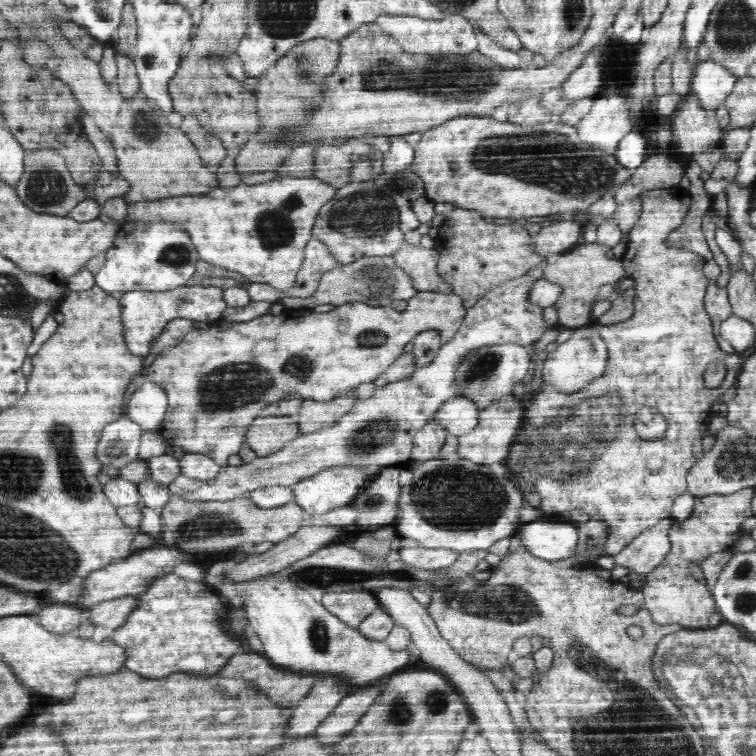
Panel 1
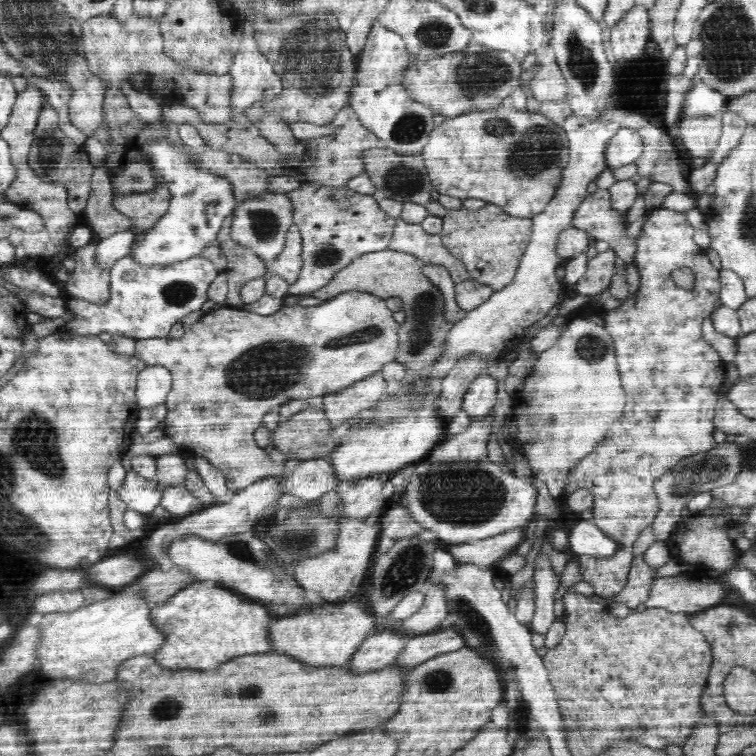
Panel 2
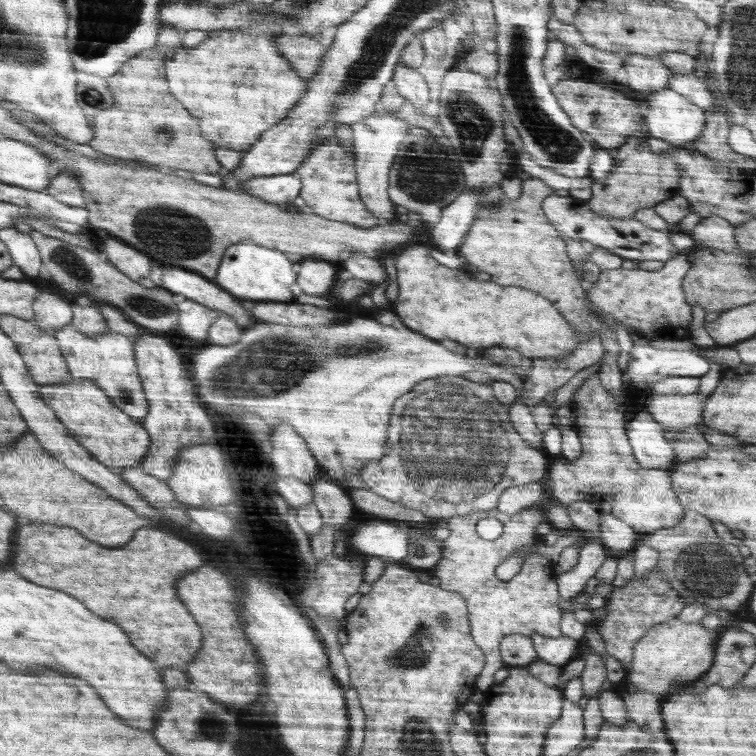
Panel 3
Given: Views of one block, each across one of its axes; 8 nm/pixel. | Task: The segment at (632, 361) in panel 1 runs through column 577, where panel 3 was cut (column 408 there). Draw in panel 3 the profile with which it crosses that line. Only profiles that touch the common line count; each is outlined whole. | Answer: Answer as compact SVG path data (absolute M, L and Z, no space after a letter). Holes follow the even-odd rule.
M446 375L440 376L416 384L416 392L406 392L404 394L404 400L400 400L400 404L396 404L396 416L392 416L392 440L388 440L388 456L384 456L384 460L374 460L370 464L364 466L364 474L362 480L366 482L366 486L376 494L383 496L384 498L397 502L406 508L412 508L412 510L420 510L423 514L426 514L428 518L432 518L434 521L446 521L452 519L455 516L466 516L472 514L472 512L488 511L498 507L499 496L506 490L506 488L524 486L529 482L536 482L540 479L544 479L548 475L548 469L546 468L547 454L540 449L532 448L532 444L528 444L528 441L524 441L519 436L518 430L516 430L511 422L509 408L506 408L499 399L495 396L494 389L488 385L472 382L460 375Z

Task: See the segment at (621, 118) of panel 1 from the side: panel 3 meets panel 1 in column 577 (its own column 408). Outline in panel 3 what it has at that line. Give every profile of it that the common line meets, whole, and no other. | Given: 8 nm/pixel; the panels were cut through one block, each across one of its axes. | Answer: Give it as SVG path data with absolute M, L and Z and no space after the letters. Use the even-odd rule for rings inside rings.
M391 113L376 114L364 117L353 124L353 149L357 156L356 172L358 172L357 186L364 206L378 220L380 224L391 224L395 221L395 207L389 195L390 171L395 163L400 143L410 133L411 125L402 122Z

